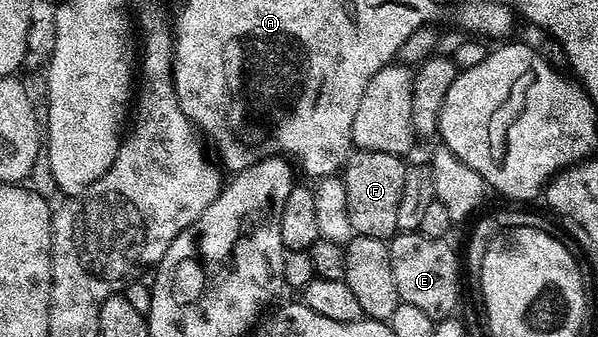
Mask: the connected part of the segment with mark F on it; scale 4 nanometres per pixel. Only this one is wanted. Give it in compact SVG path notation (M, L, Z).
M354 149L345 159L343 181L347 188L347 216L354 234L386 240L398 233L399 200L402 199L406 163L396 154Z

